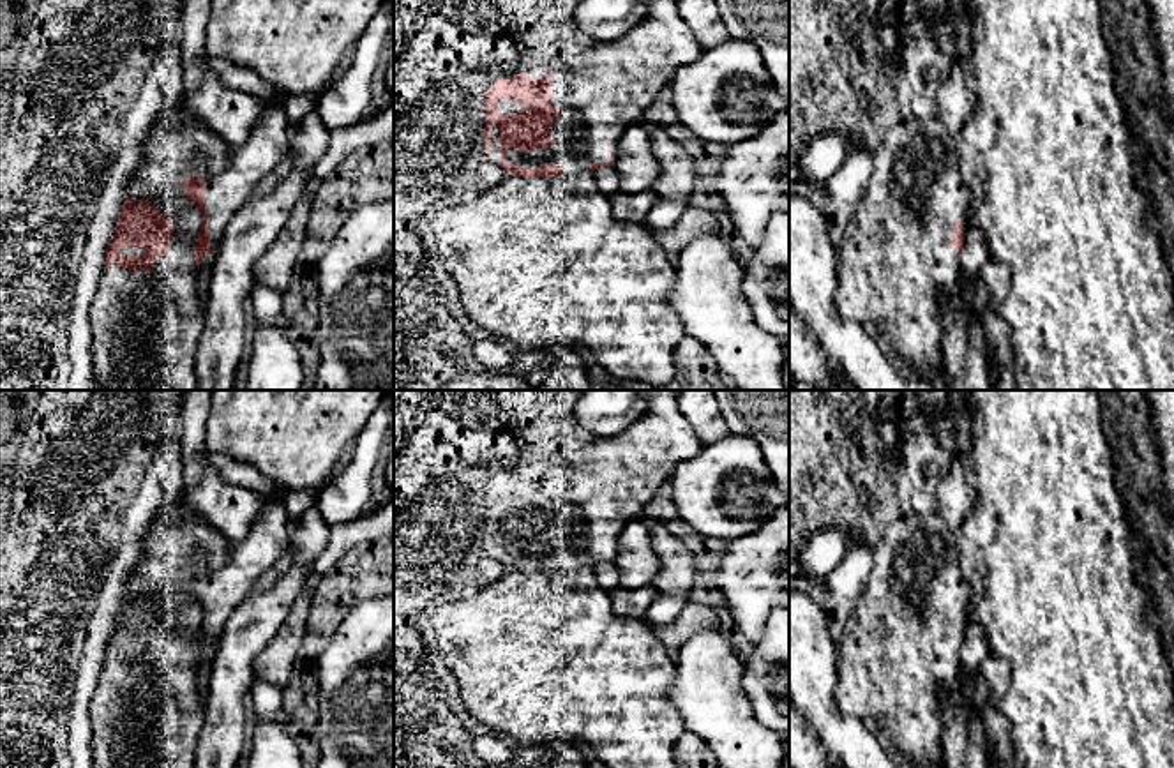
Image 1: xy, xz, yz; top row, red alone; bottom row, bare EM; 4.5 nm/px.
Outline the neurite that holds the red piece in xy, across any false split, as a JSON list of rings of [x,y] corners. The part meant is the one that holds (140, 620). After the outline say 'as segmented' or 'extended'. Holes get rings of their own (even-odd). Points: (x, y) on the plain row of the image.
[[[210,454],[208,459],[222,480],[268,496],[268,508],[252,523],[244,540],[230,540],[228,560],[221,568],[212,574],[184,574],[182,584],[201,609],[194,639],[175,634],[169,613],[155,600],[147,595],[131,597],[125,591],[88,706],[94,768],[196,768],[194,752],[205,724],[205,712],[196,692],[203,650],[221,643],[235,606],[263,574],[279,565],[288,547],[290,517],[282,505],[286,489],[247,463],[219,454]]]; extended

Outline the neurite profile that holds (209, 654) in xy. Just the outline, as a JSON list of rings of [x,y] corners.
[[[219,644],[205,648],[203,655],[199,659],[199,666],[198,666],[196,692],[199,696],[199,703],[201,703],[203,712],[207,706],[208,678],[210,678],[210,671],[212,671],[212,662],[217,655],[217,648],[219,648]]]

